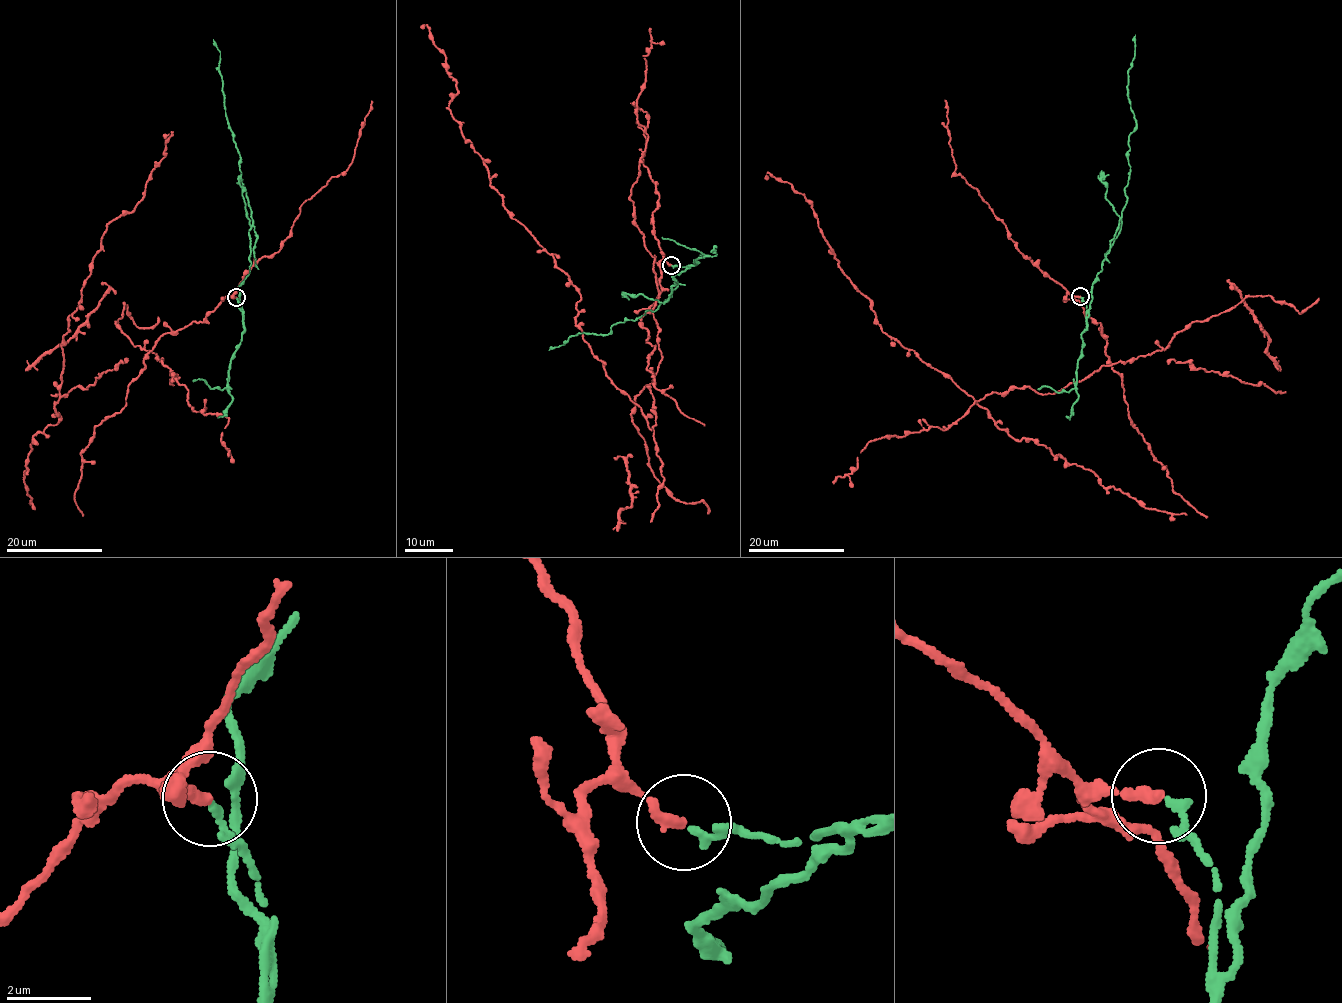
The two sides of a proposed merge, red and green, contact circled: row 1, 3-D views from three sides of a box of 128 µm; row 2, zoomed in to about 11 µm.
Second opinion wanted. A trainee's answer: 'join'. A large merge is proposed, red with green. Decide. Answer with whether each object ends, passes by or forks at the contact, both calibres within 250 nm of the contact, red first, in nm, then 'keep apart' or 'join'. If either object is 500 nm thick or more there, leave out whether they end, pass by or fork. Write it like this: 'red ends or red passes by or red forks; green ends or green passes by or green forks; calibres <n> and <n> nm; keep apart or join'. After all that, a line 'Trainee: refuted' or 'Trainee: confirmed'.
red ends; green ends; calibres 280 and 180 nm; keep apart
Trainee: refuted

